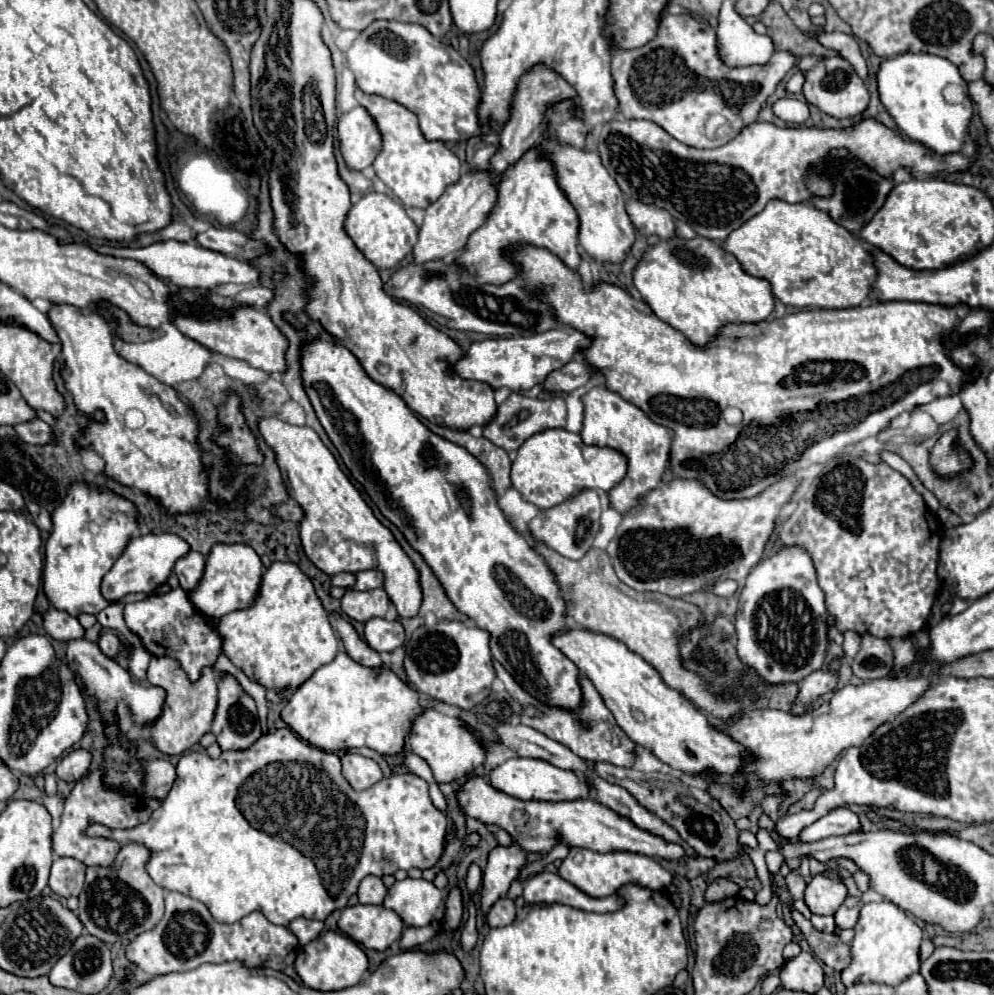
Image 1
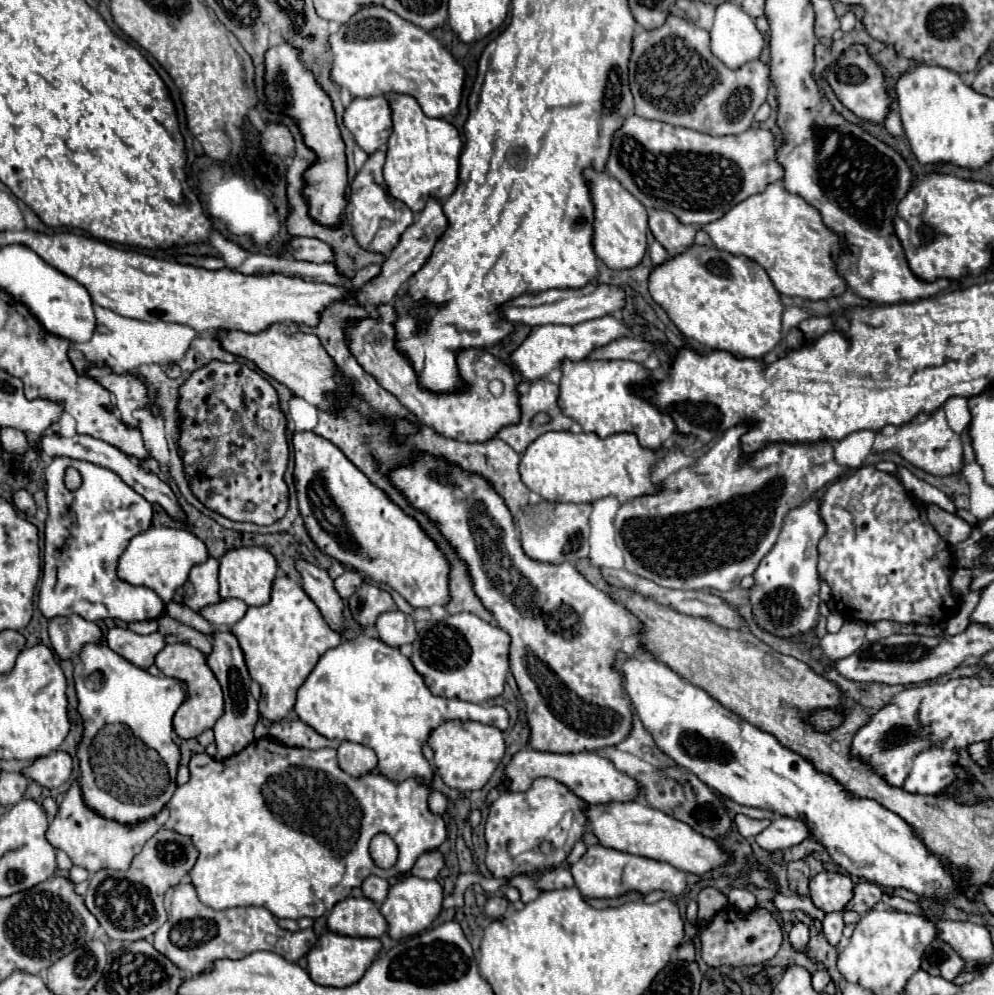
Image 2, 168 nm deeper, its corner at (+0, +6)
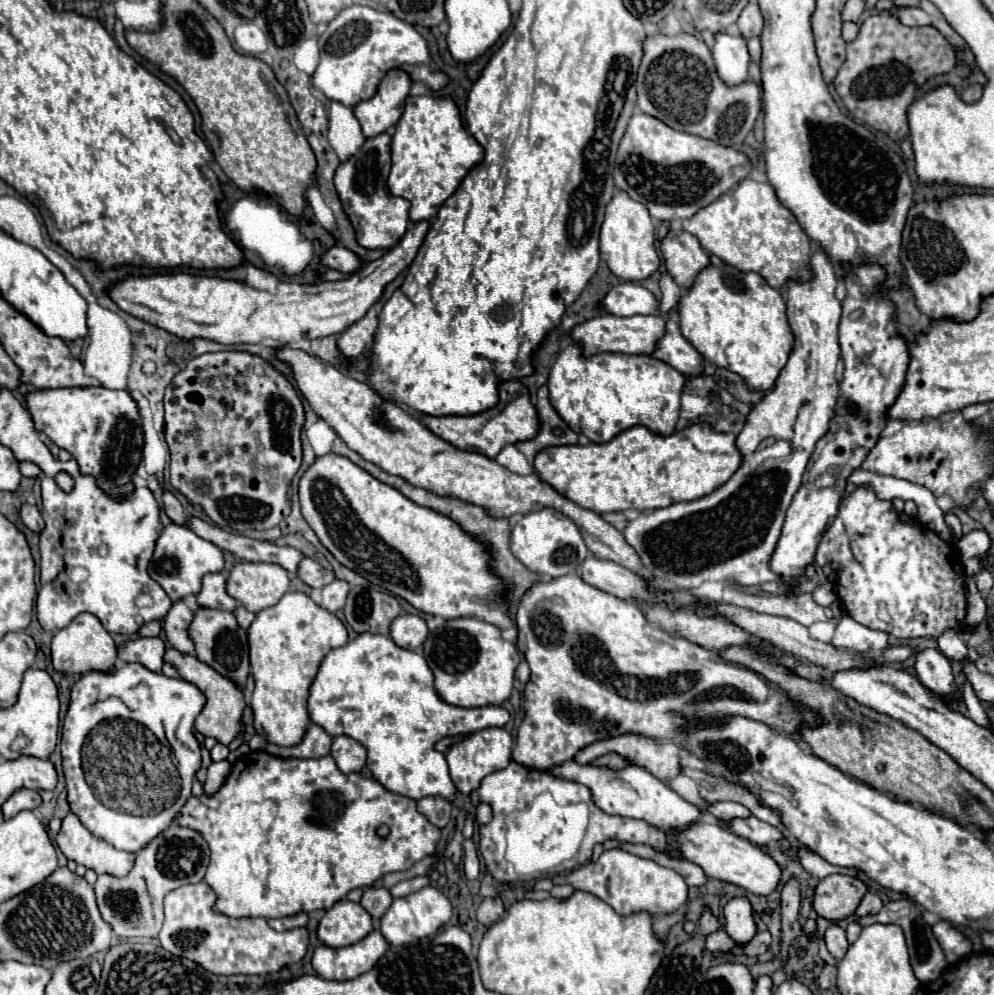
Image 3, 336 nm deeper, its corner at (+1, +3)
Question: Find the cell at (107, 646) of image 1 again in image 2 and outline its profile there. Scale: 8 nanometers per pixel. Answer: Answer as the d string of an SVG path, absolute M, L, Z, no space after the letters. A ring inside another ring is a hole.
M111 628L107 634L107 646L135 666L149 668L165 646L165 638L159 632L141 636L127 628Z

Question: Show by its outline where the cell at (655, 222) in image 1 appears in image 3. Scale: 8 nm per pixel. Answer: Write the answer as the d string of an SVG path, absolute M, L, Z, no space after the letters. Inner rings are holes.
M680 227L666 233L660 243L660 253L668 273L680 287L686 289L692 285L696 273L708 265L708 255L704 253L700 241Z

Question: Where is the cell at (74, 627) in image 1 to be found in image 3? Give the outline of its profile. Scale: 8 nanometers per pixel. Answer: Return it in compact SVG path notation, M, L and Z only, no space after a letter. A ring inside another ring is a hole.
M80 613L68 627L60 629L52 637L52 665L56 671L72 675L84 671L108 671L116 663L116 645L102 623L90 615Z

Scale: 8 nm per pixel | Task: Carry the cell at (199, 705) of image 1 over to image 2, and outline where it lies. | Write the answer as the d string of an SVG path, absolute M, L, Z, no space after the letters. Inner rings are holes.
M167 644L157 654L155 664L159 666L159 670L165 676L173 676L177 680L183 680L189 686L189 700L185 704L181 704L181 708L177 710L175 720L173 720L175 734L179 734L181 738L197 738L203 730L213 728L213 724L221 718L221 712L225 710L225 698L223 698L223 692L221 692L217 678L213 676L211 668L205 662L203 652L199 652L197 648L187 646L187 644Z

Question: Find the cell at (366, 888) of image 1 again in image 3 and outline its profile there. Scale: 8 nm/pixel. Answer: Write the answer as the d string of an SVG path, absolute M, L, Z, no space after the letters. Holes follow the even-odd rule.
M368 887L368 889L364 889L362 901L360 901L360 905L372 915L374 921L378 921L380 915L384 915L384 911L390 907L390 903L392 903L392 895L386 887Z

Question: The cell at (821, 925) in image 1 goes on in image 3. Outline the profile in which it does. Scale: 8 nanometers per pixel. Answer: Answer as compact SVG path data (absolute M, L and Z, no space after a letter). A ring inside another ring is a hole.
M832 923L832 925L826 929L826 933L824 933L824 941L826 941L826 947L828 947L830 955L840 961L840 959L844 957L846 949L848 949L848 941L846 941L844 927L838 925L838 923Z

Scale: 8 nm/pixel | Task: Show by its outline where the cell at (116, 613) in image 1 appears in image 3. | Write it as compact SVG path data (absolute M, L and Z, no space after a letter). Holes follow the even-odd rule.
M290 591L274 607L256 613L248 627L250 669L256 683L250 705L256 731L260 731L270 743L282 747L300 743L308 723L308 689L326 653L346 645L346 641L348 633L344 623L304 593Z

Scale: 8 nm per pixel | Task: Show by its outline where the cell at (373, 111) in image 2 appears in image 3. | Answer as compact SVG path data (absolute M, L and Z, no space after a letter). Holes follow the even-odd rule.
M390 71L392 79L382 79L378 93L362 101L354 107L354 115L360 121L362 133L366 139L376 137L380 133L386 133L390 127L394 127L404 111L404 99L410 91L410 77L404 71Z

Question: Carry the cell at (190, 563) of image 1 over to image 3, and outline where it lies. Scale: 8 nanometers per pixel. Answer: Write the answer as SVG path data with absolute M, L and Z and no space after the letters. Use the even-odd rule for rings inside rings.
M208 573L208 575L204 575L202 589L196 595L198 607L234 611L236 601L226 593L224 583L226 583L226 575L224 573Z

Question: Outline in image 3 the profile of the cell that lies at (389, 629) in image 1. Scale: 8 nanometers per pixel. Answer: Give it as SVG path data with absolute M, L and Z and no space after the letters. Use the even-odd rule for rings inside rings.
M410 613L398 615L390 625L390 637L402 649L416 651L418 647L422 647L426 635L428 635L426 623L418 615L410 615Z

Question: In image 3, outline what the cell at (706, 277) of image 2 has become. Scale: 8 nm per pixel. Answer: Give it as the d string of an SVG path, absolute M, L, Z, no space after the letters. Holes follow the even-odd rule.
M732 265L702 269L678 299L678 315L686 341L706 361L742 375L752 389L772 387L794 343L780 293L758 273L746 273Z

